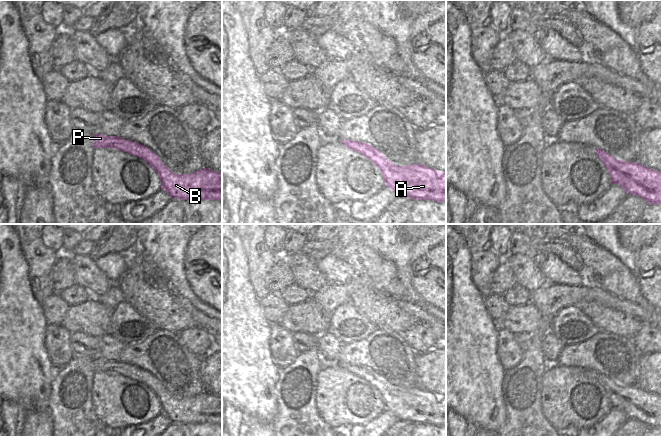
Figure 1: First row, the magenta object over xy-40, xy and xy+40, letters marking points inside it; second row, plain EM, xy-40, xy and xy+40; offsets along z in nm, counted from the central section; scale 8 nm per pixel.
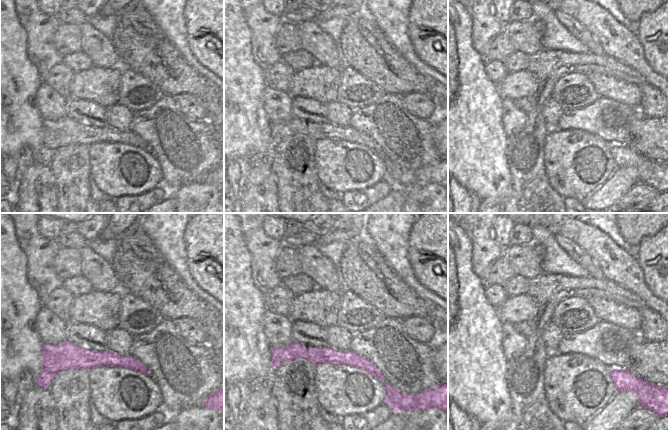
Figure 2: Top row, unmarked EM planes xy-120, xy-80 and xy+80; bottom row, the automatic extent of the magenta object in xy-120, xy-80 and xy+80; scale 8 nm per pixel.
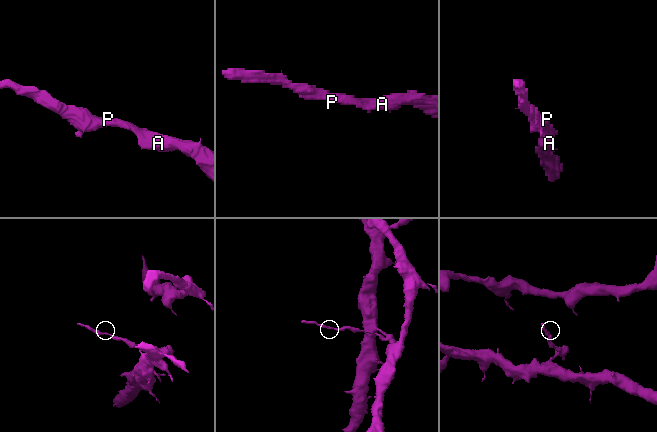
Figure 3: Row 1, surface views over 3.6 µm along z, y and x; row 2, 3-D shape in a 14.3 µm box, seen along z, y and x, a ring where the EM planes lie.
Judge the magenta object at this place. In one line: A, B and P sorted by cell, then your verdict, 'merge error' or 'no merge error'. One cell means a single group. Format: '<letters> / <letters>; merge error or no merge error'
A B P; no merge error

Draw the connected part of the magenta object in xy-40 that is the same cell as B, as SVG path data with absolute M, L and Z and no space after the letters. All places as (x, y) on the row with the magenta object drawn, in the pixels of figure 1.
M94 134L94 148L115 148L145 160L159 175L162 190L179 200L219 200L222 202L222 173L209 168L191 174L175 174L149 148L119 136Z

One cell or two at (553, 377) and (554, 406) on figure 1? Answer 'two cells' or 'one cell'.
one cell

